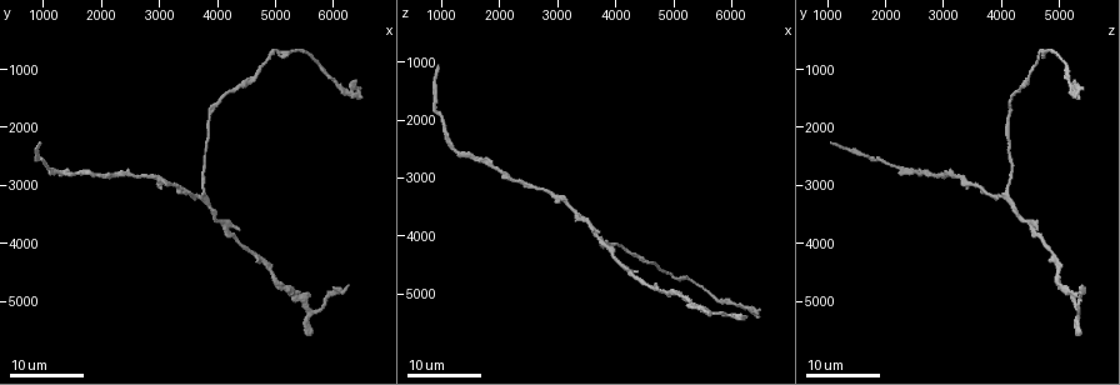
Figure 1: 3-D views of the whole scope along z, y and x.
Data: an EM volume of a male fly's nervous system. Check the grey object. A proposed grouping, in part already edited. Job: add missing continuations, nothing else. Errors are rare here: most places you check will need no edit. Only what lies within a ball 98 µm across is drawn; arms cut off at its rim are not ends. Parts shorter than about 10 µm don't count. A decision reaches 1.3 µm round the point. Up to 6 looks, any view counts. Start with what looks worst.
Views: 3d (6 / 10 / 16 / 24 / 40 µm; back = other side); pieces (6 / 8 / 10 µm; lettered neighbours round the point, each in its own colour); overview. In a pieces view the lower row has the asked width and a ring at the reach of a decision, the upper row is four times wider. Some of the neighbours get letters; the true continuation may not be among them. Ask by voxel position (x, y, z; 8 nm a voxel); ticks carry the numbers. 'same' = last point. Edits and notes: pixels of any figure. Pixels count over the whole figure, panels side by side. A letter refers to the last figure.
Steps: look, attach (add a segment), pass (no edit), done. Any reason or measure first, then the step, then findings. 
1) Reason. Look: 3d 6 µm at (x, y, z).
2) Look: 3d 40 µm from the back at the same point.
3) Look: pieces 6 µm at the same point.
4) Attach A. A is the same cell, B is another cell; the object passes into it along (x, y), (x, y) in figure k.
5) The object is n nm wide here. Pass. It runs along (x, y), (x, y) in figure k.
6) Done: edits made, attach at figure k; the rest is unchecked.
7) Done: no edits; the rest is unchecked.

Long arm stops here. Look: 3d 16 µm at (900, 2300, 1100).

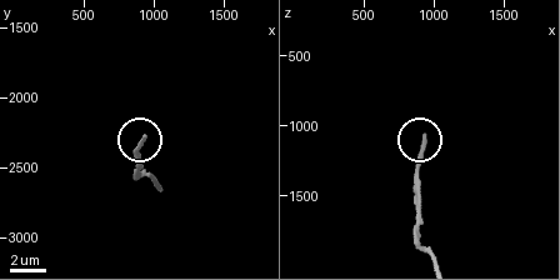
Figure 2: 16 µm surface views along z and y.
Closer look. Look: 3d 10 µm at (940, 2280, 1060).

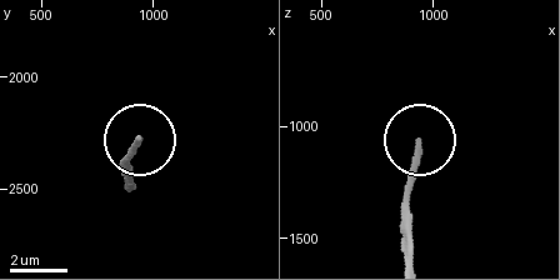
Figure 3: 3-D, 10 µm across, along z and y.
Look: pieces 10 µm at (940, 2270, 1080).

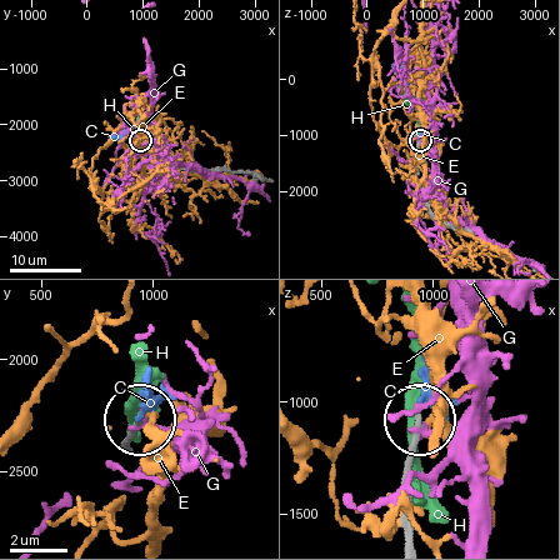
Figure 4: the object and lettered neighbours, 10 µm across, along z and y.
The object is 200 nm wide here. Attach C. C is the same cell, E, G and H are other cells; it goes on there.

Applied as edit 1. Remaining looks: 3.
Free end. Look: 3d 16 µm at (6450, 1500, 5300).

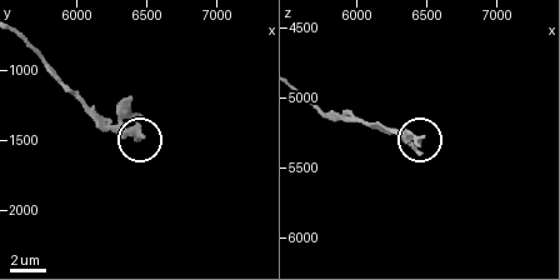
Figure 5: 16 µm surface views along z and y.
Look: pieces 6 µm at (6480, 1480, 5300).

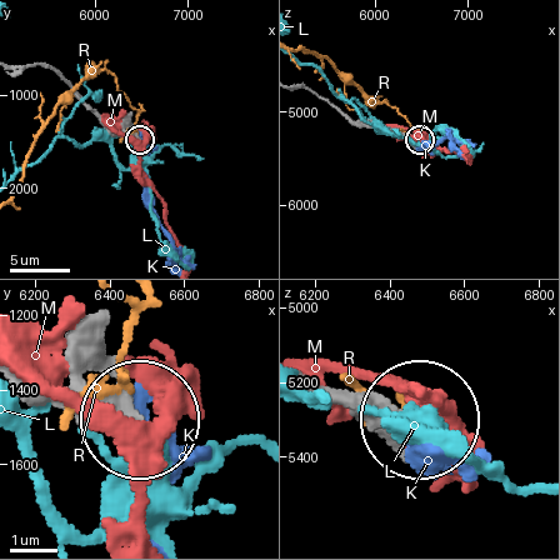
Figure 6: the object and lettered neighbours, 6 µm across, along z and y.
Pass. K, L, M and R are other cells; it runs along (26, 363), (130, 410) in figure 6; no lettered segment goes on from it.

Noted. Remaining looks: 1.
Done: edits made, attach at figure 4; the rest is unchecked.

